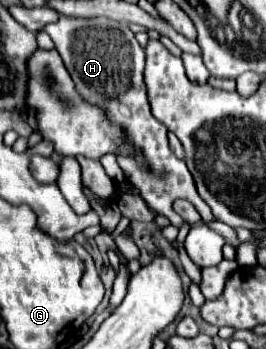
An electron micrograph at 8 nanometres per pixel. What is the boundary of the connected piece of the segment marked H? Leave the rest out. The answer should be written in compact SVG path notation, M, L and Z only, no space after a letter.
M60 16L56 22L44 26L44 30L54 40L54 46L60 52L64 66L70 72L82 98L86 98L92 104L106 106L110 118L126 126L130 142L144 150L150 170L140 168L132 158L118 158L118 164L122 166L126 180L140 190L140 196L148 202L148 206L156 214L166 216L171 225L179 229L185 222L172 210L172 202L176 198L186 198L196 206L206 224L214 222L216 218L210 212L210 206L198 196L192 174L188 172L186 164L172 154L168 146L166 126L158 122L150 112L146 86L142 78L144 50L140 48L132 30L126 24L114 22L110 18L66 18L66 16Z

